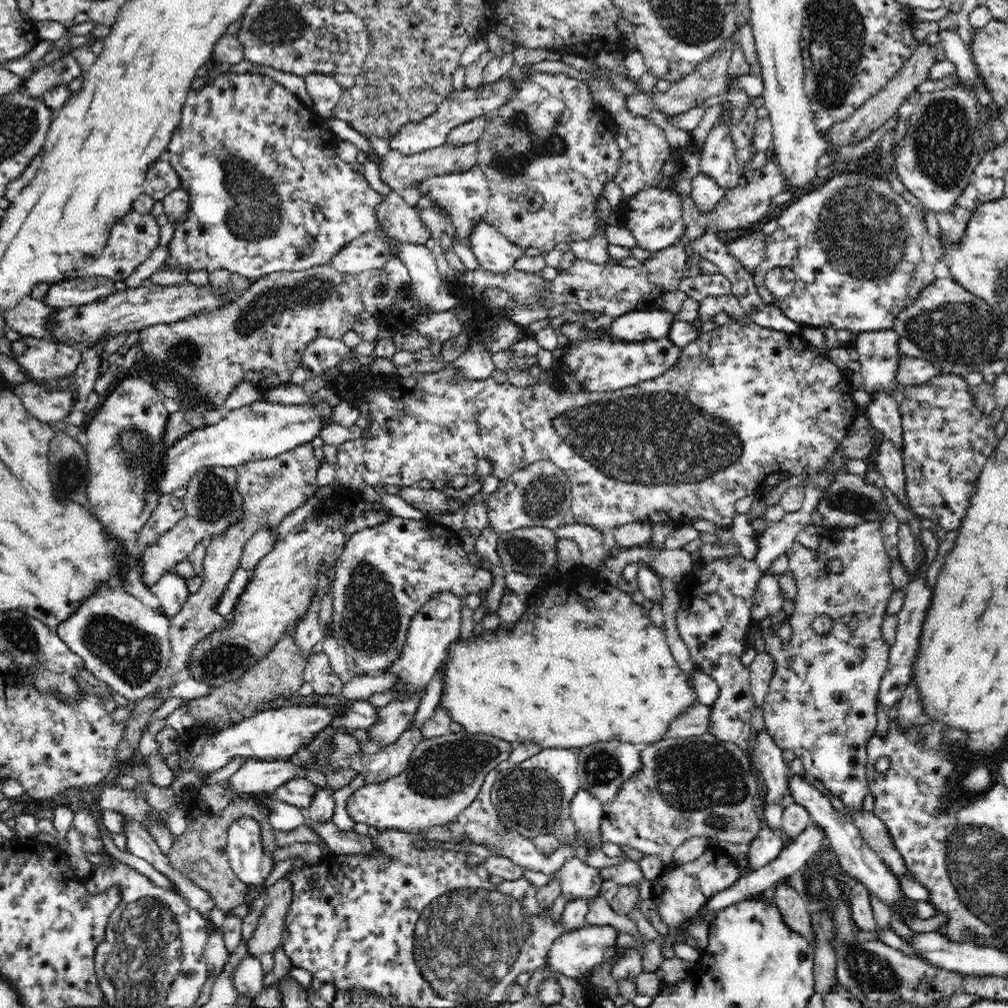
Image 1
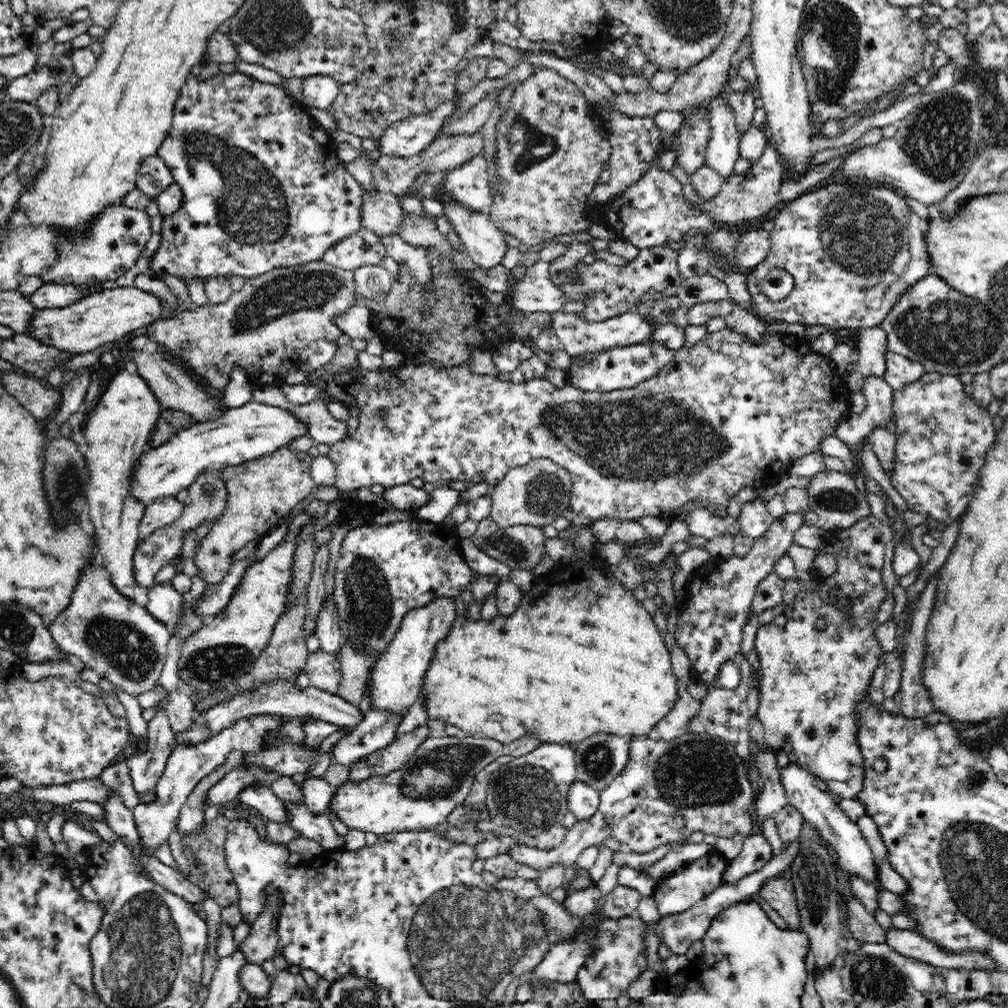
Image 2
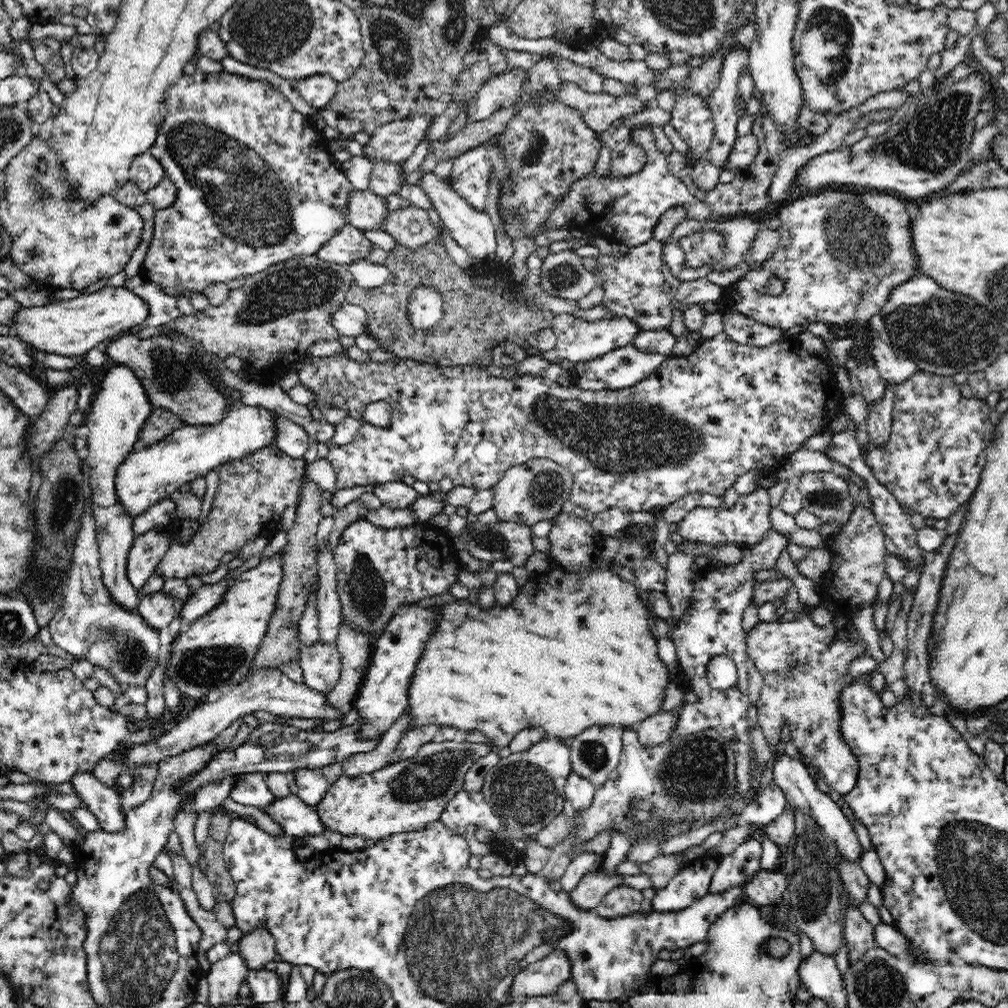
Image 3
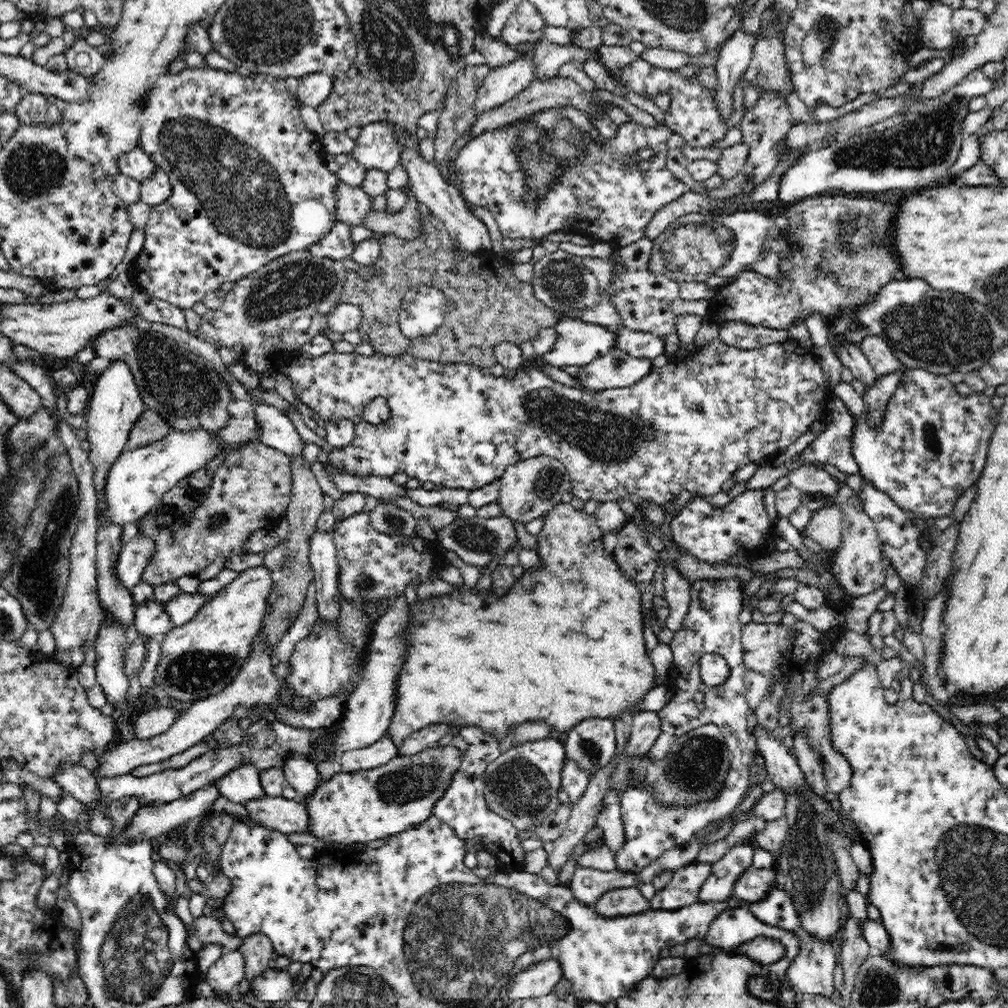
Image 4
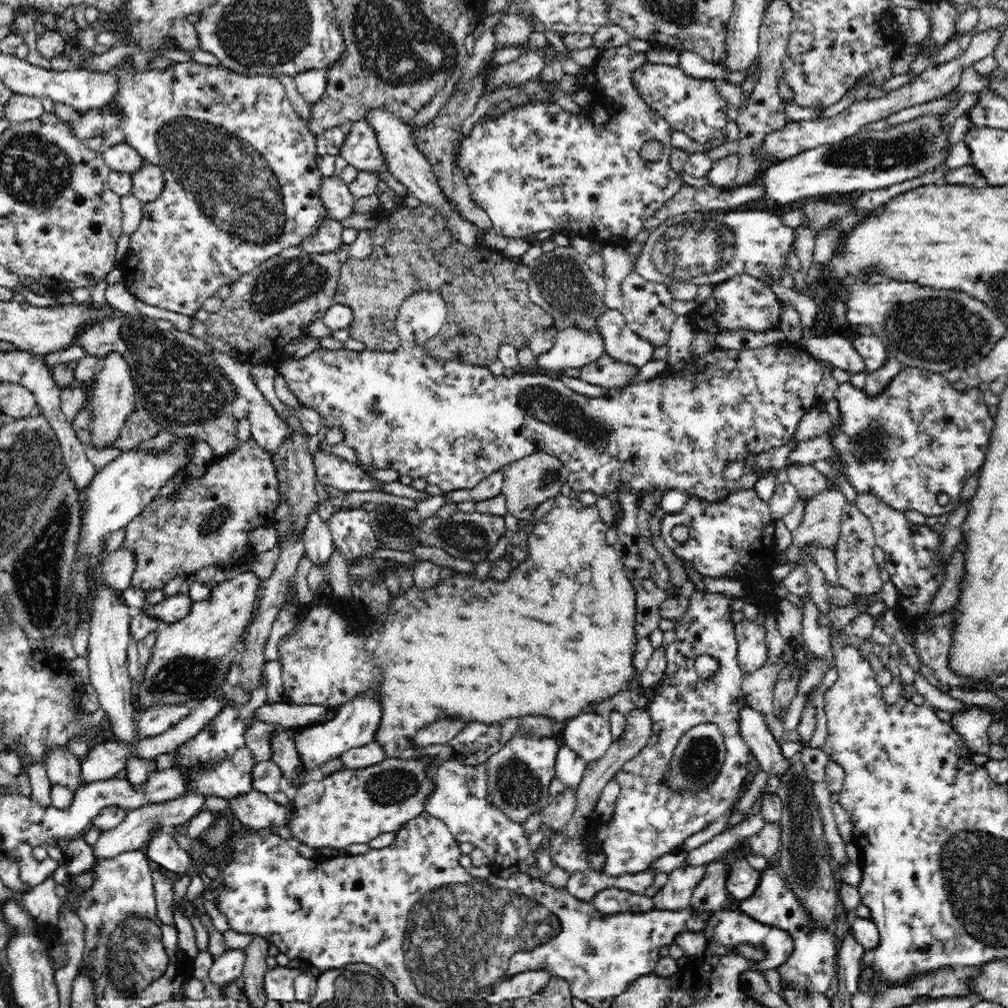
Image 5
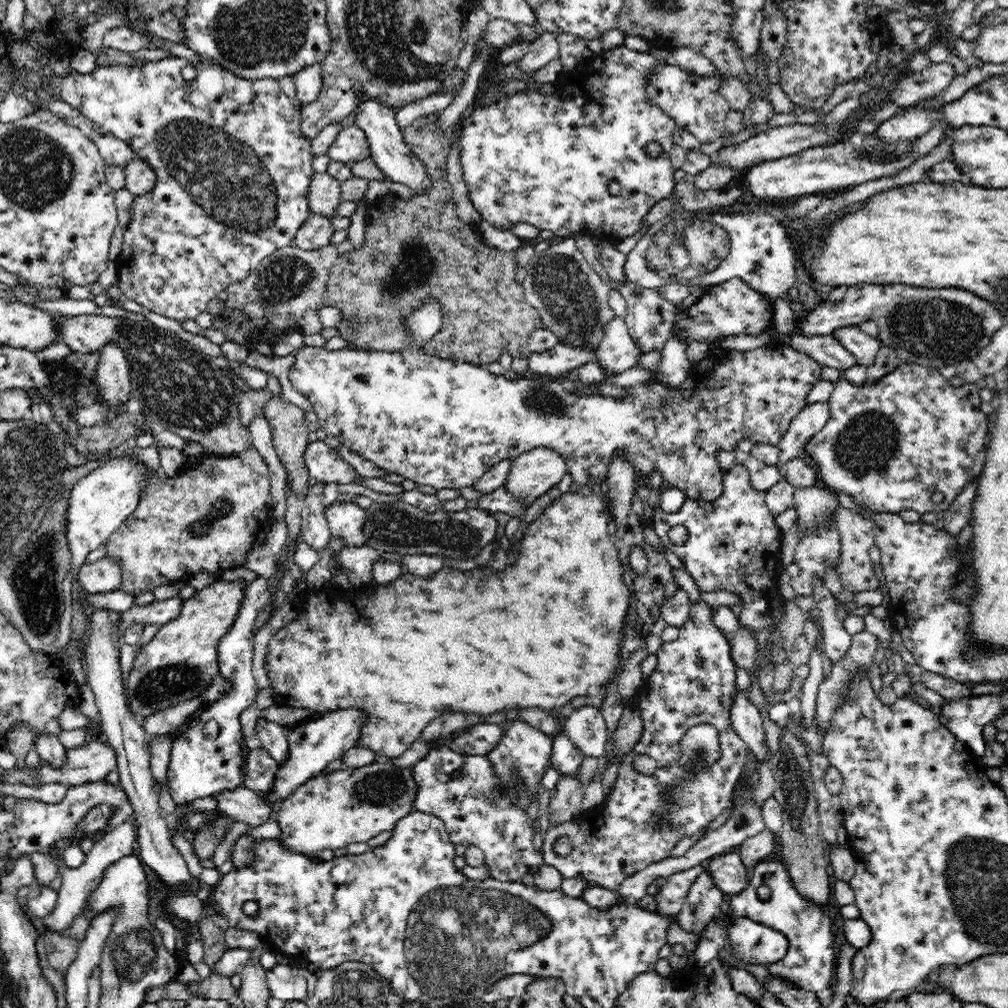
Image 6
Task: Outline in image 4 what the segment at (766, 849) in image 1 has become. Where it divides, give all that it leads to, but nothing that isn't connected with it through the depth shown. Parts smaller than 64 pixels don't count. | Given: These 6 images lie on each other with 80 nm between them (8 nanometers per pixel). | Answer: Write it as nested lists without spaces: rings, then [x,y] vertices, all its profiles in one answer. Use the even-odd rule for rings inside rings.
[[[742,842],[720,860],[712,863],[712,875],[700,890],[700,903],[725,902],[733,894],[736,880],[752,867],[755,848]]]

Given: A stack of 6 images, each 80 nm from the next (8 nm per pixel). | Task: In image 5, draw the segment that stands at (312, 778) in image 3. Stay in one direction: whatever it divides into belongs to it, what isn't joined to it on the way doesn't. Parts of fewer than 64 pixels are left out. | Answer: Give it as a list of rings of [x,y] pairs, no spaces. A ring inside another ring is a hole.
[[[276,729],[269,739],[272,747],[271,759],[282,769],[283,777],[290,786],[298,788],[311,775],[303,770],[303,764],[290,732]]]

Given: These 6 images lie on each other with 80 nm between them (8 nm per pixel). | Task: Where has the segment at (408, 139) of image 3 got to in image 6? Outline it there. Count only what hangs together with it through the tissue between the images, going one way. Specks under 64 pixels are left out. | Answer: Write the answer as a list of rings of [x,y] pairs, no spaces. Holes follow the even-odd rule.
[[[356,125],[344,127],[330,144],[327,155],[331,160],[353,164],[370,158],[369,142],[365,132]]]

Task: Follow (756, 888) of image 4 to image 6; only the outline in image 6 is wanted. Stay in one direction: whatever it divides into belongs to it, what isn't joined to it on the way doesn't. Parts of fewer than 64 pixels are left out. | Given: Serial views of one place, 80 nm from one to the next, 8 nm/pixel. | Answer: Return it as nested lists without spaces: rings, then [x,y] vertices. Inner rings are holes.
[[[735,851],[716,856],[704,866],[705,872],[710,873],[714,885],[725,894],[742,894],[747,885],[751,883],[748,868],[744,865],[743,858]]]

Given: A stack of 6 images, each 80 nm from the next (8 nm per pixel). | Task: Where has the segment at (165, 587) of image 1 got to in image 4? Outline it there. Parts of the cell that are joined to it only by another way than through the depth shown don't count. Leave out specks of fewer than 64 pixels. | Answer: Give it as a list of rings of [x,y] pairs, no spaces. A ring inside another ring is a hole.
[[[155,600],[136,605],[133,625],[142,637],[166,634],[174,627],[170,616],[166,614],[164,605],[164,602],[156,602]]]

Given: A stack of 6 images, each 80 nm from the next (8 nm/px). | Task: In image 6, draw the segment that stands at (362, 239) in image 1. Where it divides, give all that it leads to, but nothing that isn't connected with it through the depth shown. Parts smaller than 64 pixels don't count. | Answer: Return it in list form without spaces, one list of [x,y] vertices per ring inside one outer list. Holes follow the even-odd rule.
[[[314,214],[296,234],[294,245],[302,250],[316,250],[321,246],[332,244],[331,236],[335,232],[330,220],[325,216]]]

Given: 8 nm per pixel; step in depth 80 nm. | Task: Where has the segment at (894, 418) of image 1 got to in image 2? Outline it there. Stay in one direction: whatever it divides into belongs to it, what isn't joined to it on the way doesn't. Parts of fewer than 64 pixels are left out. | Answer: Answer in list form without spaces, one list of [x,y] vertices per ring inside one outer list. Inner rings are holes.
[[[864,378],[862,394],[866,397],[866,407],[859,415],[848,414],[840,424],[840,441],[848,446],[860,445],[874,428],[893,426],[896,430],[892,408],[894,391],[883,378]]]

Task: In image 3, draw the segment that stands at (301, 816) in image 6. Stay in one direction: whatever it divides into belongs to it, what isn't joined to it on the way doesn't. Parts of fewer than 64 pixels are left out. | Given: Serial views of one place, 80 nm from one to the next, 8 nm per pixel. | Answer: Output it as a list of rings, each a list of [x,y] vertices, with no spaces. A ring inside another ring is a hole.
[[[429,741],[420,746],[412,758],[390,763],[376,772],[349,777],[342,775],[336,779],[327,790],[324,798],[315,806],[323,824],[327,825],[327,832],[339,832],[342,837],[356,835],[362,839],[374,839],[380,841],[386,836],[396,835],[401,832],[421,831],[427,824],[440,819],[440,815],[448,801],[451,801],[464,790],[464,774],[479,757],[487,755],[498,748],[494,744],[482,744],[481,742]]]

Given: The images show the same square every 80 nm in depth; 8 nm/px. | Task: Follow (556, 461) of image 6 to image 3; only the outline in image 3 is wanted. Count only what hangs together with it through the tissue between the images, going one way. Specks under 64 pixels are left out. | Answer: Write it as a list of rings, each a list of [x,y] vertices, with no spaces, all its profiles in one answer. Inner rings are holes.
[[[530,459],[510,467],[493,490],[493,511],[500,522],[531,526],[539,520],[552,520],[562,512],[564,503],[571,499],[572,473],[550,459]]]

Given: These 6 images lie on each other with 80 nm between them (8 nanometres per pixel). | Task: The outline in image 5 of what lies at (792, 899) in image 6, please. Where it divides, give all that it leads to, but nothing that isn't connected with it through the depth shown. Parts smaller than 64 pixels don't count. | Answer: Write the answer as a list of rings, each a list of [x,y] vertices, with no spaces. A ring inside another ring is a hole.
[[[771,863],[763,871],[759,887],[748,900],[742,900],[738,910],[762,924],[780,928],[792,936],[794,948],[789,959],[777,970],[783,984],[794,990],[825,993],[832,984],[832,978],[837,974],[838,947],[834,943],[835,937],[832,929],[824,929],[810,921],[808,912],[802,907],[792,890],[785,882],[780,866]]]

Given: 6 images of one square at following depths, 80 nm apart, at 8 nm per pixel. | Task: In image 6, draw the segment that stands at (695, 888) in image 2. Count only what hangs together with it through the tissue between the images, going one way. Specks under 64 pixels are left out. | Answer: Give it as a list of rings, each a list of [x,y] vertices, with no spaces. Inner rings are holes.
[[[699,865],[685,869],[683,872],[673,873],[667,878],[662,888],[655,894],[657,912],[664,917],[676,917],[684,907],[688,891],[692,884],[705,872],[705,866]]]

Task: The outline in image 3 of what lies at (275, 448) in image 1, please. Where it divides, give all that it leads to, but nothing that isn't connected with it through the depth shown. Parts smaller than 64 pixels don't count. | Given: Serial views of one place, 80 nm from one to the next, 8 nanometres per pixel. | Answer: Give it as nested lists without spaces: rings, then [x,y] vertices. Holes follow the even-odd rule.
[[[245,405],[240,410],[227,410],[223,420],[214,425],[184,425],[180,429],[174,430],[172,434],[166,436],[164,440],[143,448],[134,450],[127,456],[115,476],[115,487],[119,490],[120,501],[124,504],[124,509],[131,516],[138,516],[142,512],[150,509],[163,499],[167,499],[172,492],[180,489],[186,482],[191,482],[195,478],[205,476],[216,466],[230,463],[233,460],[246,458],[264,447],[276,444],[276,436],[279,435],[279,416],[272,410],[255,405]]]

